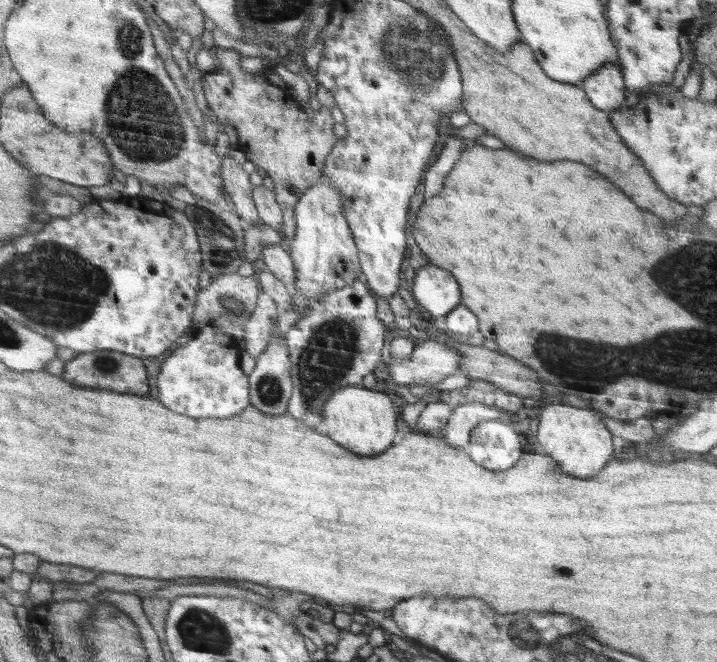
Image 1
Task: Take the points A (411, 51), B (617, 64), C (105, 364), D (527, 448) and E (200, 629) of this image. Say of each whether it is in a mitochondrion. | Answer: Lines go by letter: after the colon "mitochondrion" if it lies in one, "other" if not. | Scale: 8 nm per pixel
A: mitochondrion
B: other
C: mitochondrion
D: other
E: mitochondrion

